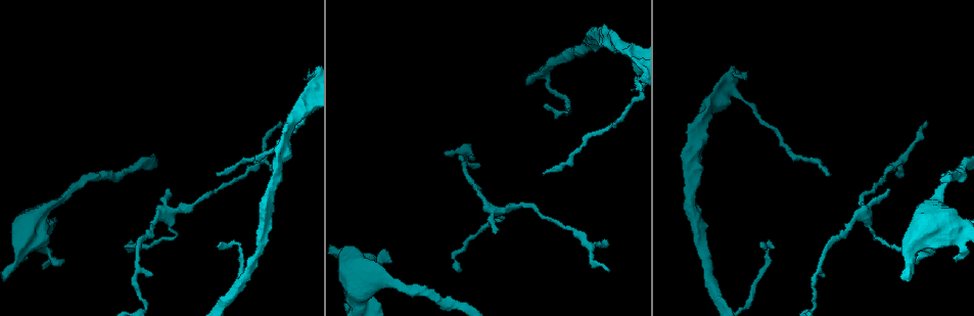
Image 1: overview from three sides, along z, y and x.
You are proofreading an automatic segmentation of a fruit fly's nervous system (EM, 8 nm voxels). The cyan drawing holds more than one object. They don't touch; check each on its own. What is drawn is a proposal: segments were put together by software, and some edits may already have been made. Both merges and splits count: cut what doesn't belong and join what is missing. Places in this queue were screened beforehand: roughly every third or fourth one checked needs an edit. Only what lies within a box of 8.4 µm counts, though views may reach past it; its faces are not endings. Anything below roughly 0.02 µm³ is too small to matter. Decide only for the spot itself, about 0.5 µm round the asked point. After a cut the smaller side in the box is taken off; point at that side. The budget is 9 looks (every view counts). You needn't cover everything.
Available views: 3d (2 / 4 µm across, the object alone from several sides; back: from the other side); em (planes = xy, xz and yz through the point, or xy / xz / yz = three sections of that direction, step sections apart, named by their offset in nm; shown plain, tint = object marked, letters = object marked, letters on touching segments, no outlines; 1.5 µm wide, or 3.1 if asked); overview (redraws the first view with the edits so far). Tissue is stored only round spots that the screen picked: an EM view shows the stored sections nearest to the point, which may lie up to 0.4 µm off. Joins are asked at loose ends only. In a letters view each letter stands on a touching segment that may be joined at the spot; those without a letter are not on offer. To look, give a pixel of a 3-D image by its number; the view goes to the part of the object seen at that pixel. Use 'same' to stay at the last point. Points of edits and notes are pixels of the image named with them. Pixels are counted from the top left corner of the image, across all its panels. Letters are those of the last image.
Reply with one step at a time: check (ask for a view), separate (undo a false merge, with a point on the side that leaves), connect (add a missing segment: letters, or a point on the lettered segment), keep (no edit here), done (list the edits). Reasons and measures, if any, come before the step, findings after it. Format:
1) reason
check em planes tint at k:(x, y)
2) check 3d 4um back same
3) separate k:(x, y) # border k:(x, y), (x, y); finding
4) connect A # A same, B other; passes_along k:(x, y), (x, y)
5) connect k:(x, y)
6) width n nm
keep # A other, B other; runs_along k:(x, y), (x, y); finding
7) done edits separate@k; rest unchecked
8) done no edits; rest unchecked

tapers out
check em planes plain at 1:(131, 241)

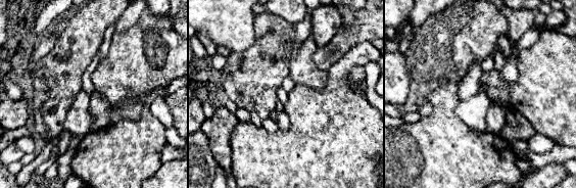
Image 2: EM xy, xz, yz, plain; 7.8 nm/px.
check em planes tint same

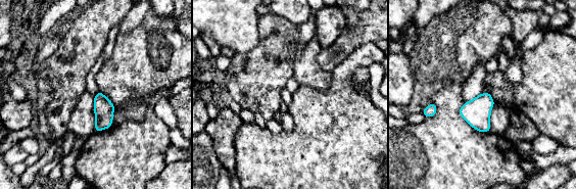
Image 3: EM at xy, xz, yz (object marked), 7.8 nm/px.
check em planes letters same

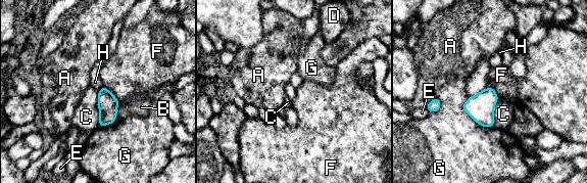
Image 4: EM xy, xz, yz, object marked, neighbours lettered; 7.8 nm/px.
keep # A other, B other, C other, D other, E other, F other, G other, H other; border 4:(103, 85), (118, 101); no lettered segment goes on from it

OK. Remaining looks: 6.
an open end
check 3d 2um at 1:(917, 259)

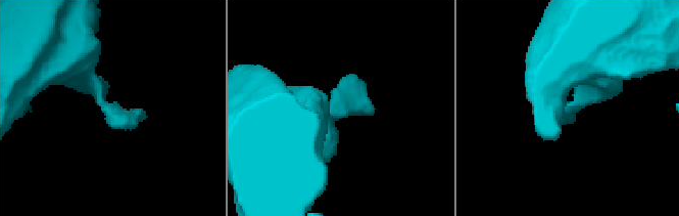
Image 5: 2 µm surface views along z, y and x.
now the EM
check em xy step 8 tint at 5:(374, 108)

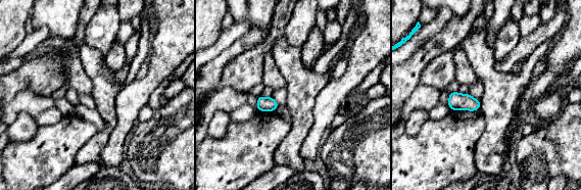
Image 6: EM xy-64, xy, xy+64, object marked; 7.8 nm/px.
what lies round it
check em xy step 8 letters same

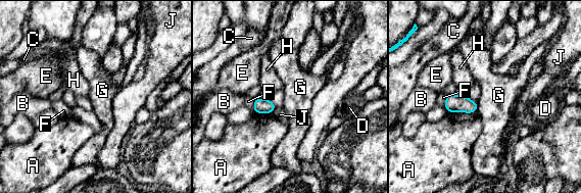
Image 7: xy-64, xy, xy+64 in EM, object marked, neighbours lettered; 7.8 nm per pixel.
keep # A other, B other, C other, D other, E other, F other, G other, H other, J other; border 7:(476, 102), (477, 110); none of them fits

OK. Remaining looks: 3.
free end
check 3d 4um at 1:(897, 171)

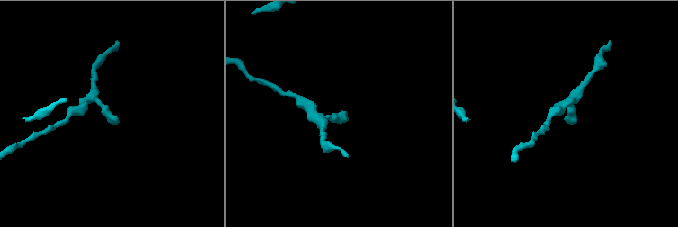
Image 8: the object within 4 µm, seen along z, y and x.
check em planes letters at 8:(566, 116)

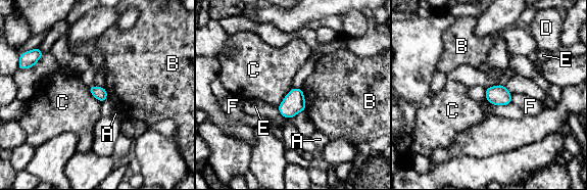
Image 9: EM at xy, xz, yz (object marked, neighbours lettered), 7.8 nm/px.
keep # A other, B other, C other, D other, E other, F other; border 9:(293, 87), (278, 106); no lettered segment goes on from it

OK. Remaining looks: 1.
branch stops here
check em planes letters at 1:(889, 190)

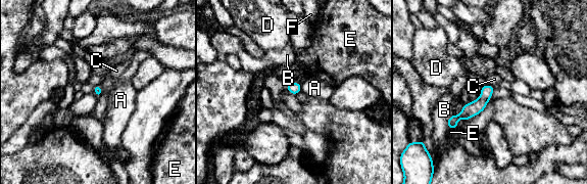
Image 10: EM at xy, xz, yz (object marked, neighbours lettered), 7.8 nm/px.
longest_contact E 150 nm
keep # A other, B other, C other, D other, E other, F other; runs_along 10:(490, 88), (473, 108), (449, 125); none of them fits

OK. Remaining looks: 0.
done no edits; rest unchecked

